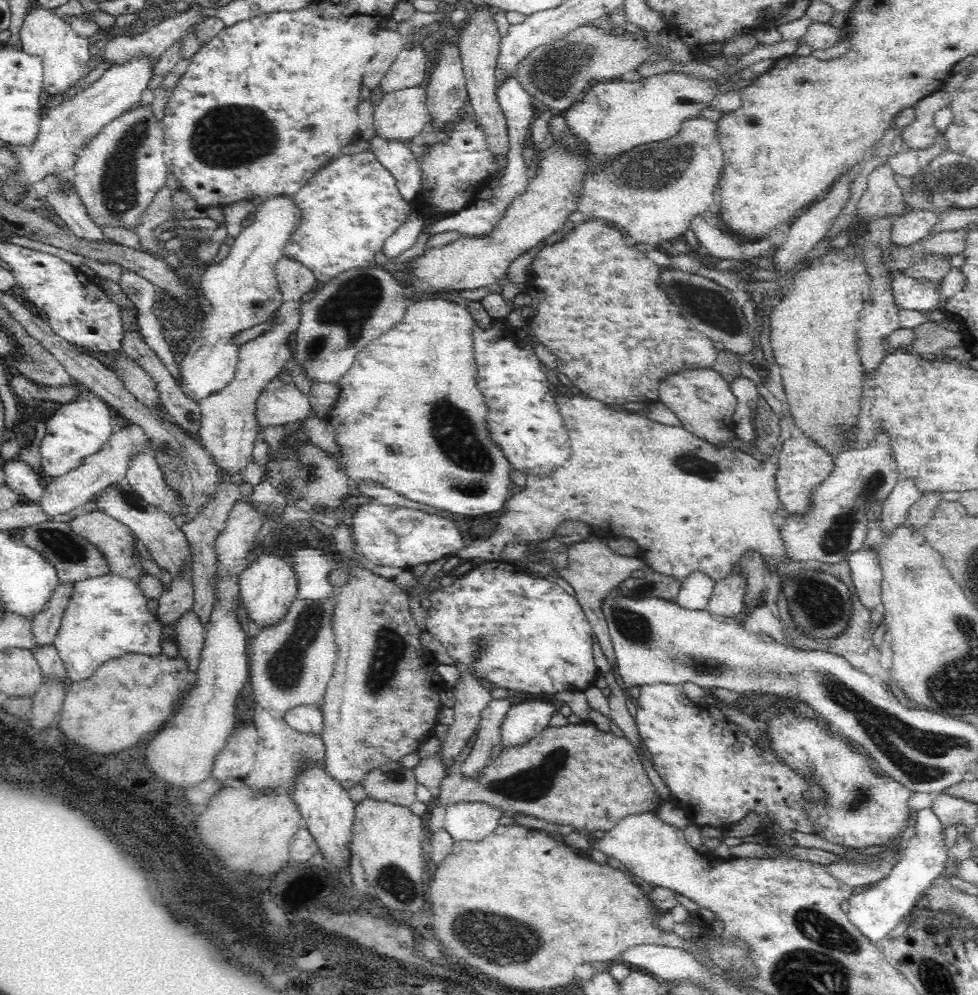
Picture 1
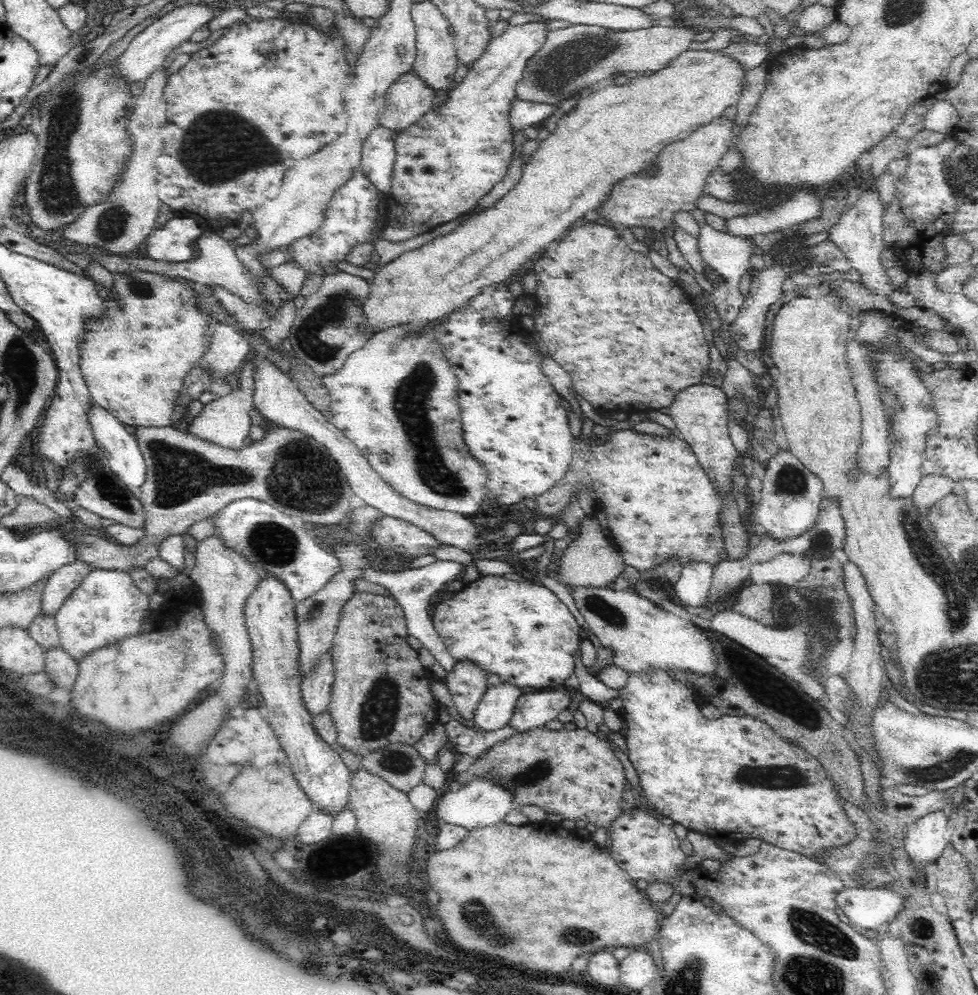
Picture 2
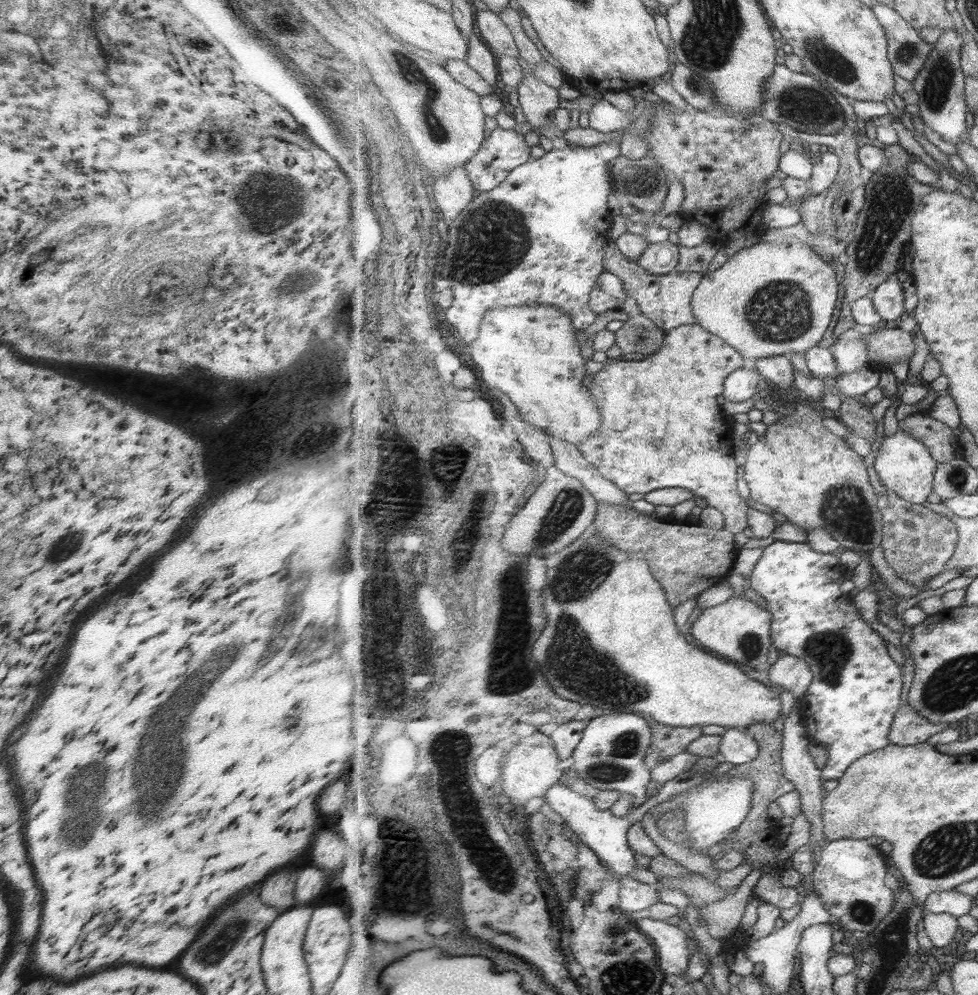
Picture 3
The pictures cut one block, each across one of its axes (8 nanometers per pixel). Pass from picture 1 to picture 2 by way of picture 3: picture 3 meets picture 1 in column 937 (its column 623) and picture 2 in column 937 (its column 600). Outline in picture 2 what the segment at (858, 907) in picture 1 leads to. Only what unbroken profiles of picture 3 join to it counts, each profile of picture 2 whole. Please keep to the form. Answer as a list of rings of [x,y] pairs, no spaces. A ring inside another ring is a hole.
[[[942,809],[922,816],[910,826],[906,834],[906,850],[920,869],[924,870],[930,862],[937,860],[937,854],[948,844],[946,832],[947,818]]]

